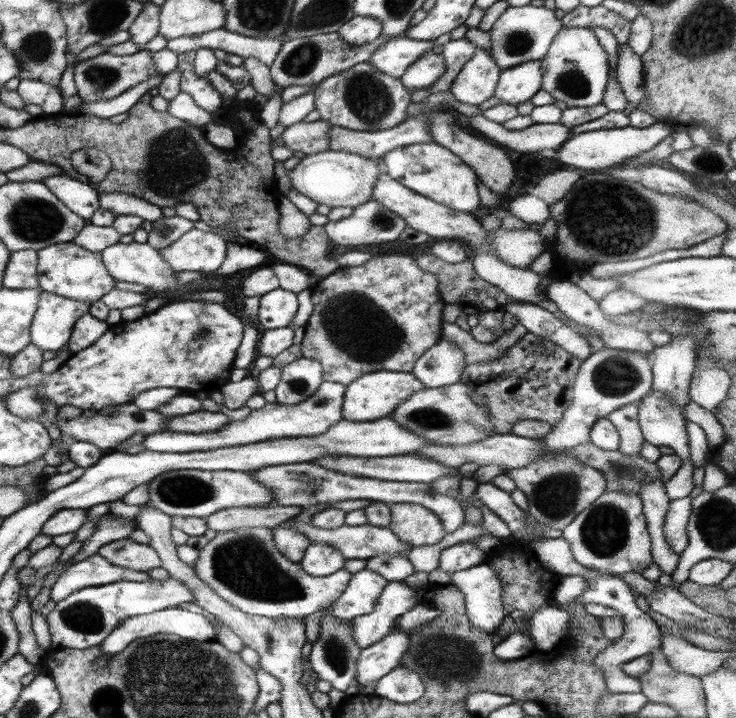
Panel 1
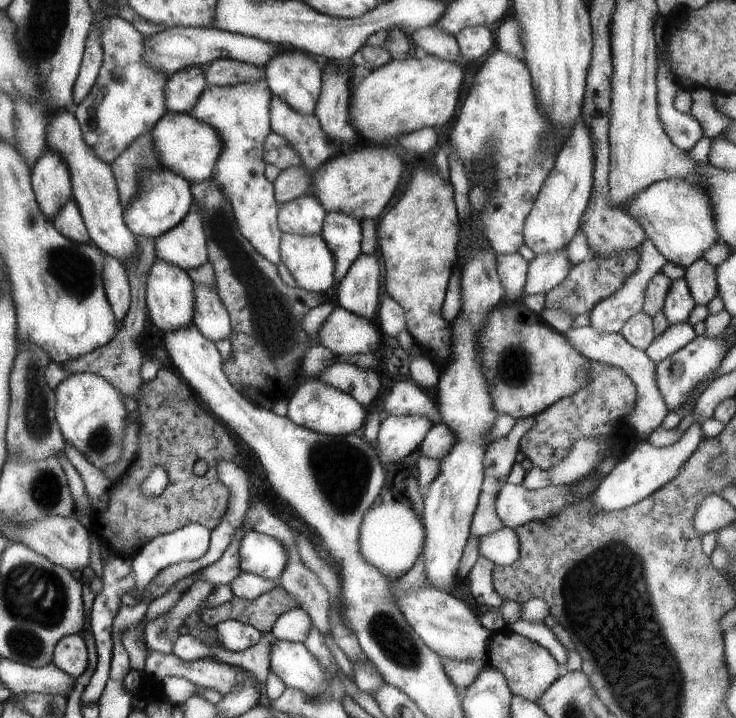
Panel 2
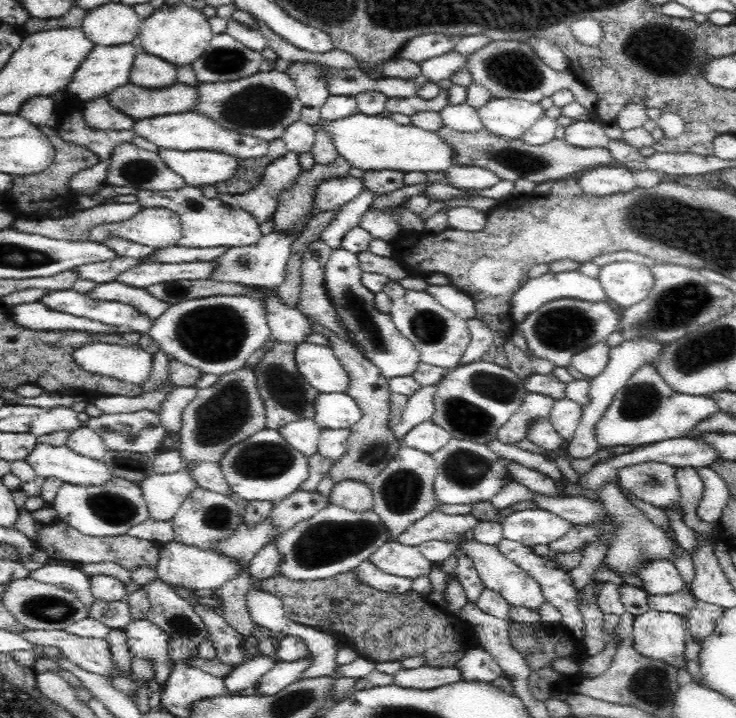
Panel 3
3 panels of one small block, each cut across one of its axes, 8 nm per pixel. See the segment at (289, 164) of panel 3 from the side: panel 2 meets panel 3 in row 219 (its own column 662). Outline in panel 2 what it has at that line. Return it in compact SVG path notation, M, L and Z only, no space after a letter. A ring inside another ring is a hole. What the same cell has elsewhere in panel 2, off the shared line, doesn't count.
M645 238L638 249L640 258L635 272L623 282L622 286L617 288L616 292L607 296L607 299L601 300L589 312L589 326L595 328L597 331L602 331L603 333L620 332L622 324L625 323L630 316L642 311L644 291L646 290L649 280L651 280L655 274L662 272L662 266L667 260L654 248L649 238Z

